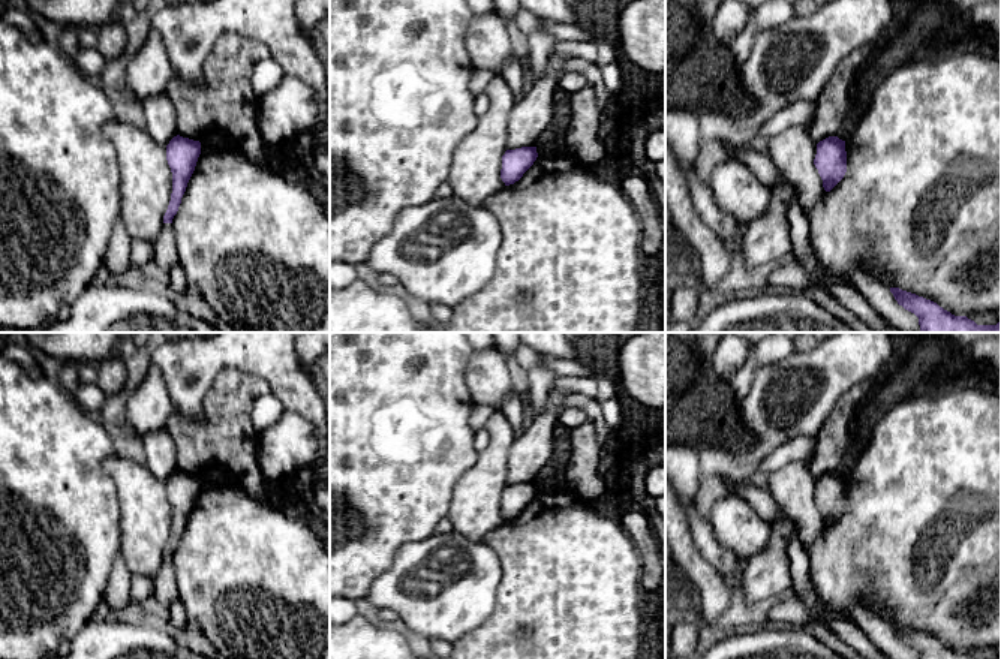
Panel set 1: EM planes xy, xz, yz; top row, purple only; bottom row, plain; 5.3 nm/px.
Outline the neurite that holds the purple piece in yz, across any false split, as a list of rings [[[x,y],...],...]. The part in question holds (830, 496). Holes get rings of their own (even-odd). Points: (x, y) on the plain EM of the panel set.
[[[829,472],[817,479],[814,500],[823,515],[823,523],[830,527],[847,508],[845,476]]]

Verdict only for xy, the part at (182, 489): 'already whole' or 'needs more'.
already whole

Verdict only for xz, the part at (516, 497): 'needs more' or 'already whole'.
already whole

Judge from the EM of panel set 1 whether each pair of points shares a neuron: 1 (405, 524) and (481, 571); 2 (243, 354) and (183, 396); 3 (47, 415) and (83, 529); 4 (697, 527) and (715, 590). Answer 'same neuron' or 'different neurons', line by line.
1: different neurons
2: same neuron
3: same neuron
4: different neurons

